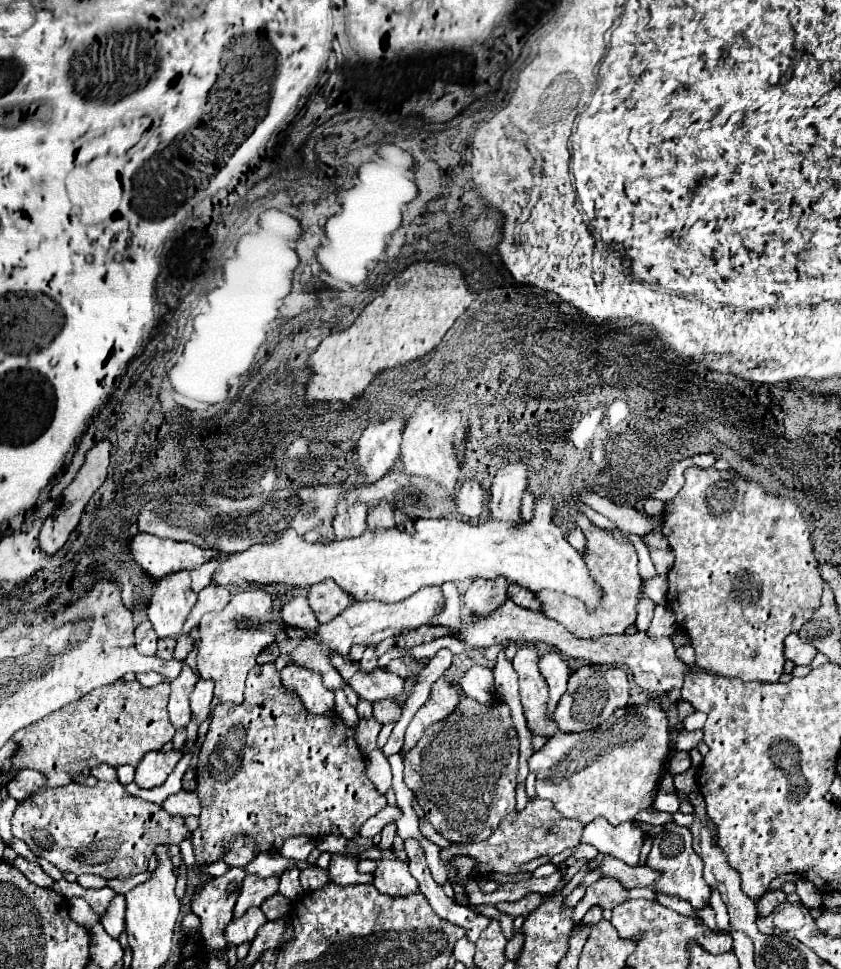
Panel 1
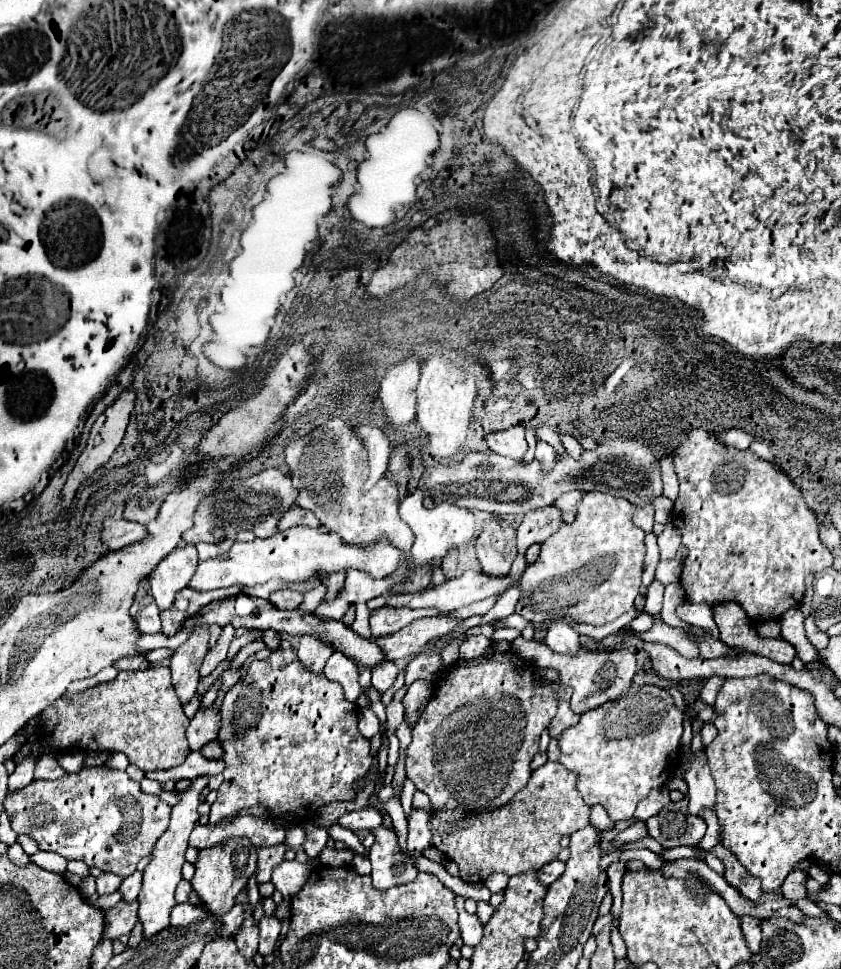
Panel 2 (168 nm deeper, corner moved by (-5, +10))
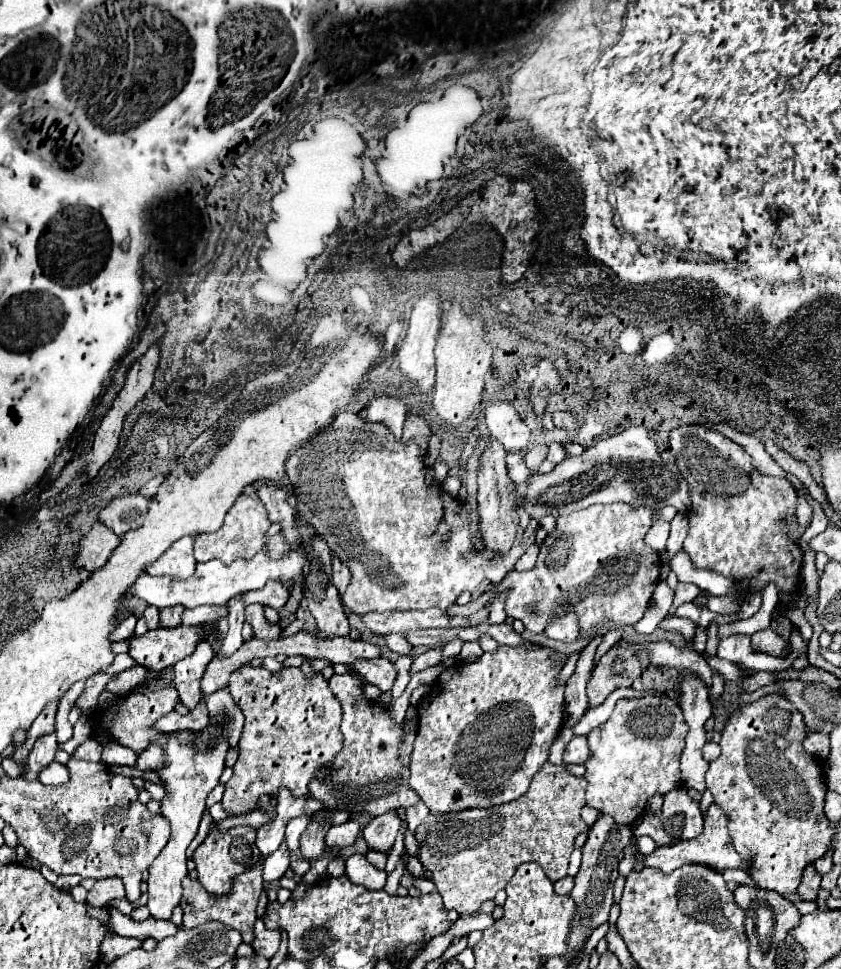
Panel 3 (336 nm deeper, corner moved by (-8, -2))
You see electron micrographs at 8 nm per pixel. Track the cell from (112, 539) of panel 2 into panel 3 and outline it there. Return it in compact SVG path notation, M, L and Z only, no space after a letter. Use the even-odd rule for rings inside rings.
M94 522L92 530L84 534L80 540L80 548L76 552L74 566L90 570L90 572L102 568L106 560L110 558L112 550L118 546L118 542L120 538L110 528L106 528L100 522Z

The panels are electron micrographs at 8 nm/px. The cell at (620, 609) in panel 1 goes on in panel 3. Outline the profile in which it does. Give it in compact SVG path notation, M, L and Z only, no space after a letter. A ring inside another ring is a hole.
M624 502L614 504L594 504L586 510L572 512L568 516L556 518L556 528L550 532L544 542L540 544L540 554L532 570L528 572L510 572L500 584L498 590L492 594L492 600L486 608L494 602L498 594L508 594L506 598L506 614L510 618L518 618L524 622L524 628L532 634L544 632L548 620L552 620L558 608L570 606L576 610L580 620L580 634L584 638L594 636L602 626L626 626L636 624L652 598L656 584L660 582L660 568L662 560L660 554L654 552L650 546L644 544L644 536L650 528L650 512L642 506L630 506Z

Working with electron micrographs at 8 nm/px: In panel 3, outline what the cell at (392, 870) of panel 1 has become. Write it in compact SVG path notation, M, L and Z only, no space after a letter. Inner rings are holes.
M386 812L382 816L376 816L368 822L368 826L362 830L362 836L364 840L380 850L380 852L388 852L396 840L396 834L398 834L398 828L400 828L400 818L396 812Z

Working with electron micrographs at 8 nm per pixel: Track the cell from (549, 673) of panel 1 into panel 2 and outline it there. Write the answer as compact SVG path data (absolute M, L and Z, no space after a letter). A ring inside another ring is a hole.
M555 622L547 628L547 636L545 636L545 644L559 654L567 654L567 656L575 656L581 652L581 642L579 642L579 634L569 628L565 622Z

